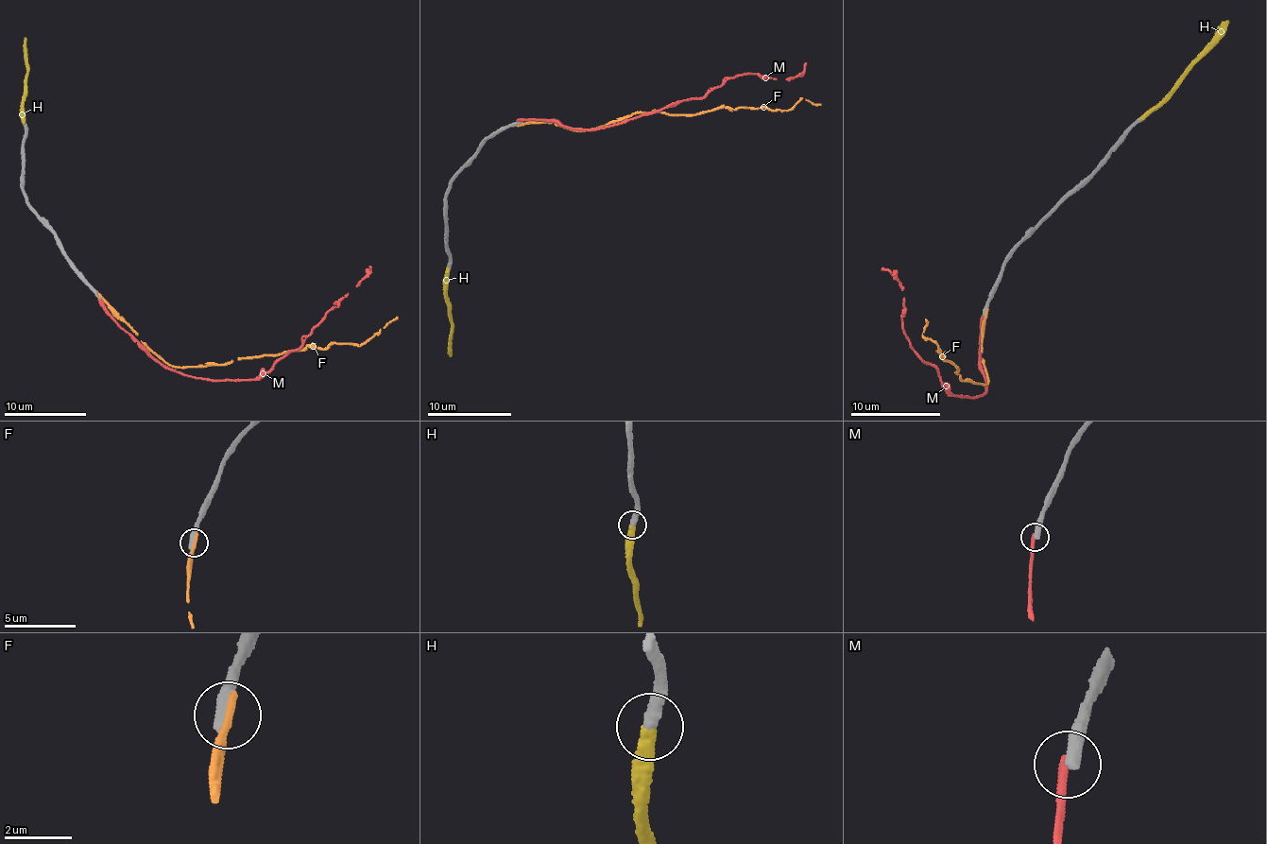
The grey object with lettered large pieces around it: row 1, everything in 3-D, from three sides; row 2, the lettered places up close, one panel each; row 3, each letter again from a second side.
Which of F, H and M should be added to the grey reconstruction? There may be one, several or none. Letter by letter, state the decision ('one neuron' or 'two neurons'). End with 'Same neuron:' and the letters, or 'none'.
F: two neurons
H: one neuron
M: two neurons
Same neuron: H

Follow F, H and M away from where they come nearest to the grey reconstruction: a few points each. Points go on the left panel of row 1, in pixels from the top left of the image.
F: (101, 298), (140, 341), (172, 366), (279, 355), (308, 347), (327, 349), (335, 342), (364, 345), (398, 318)
H: (24, 121), (27, 59), (24, 37)
M: (101, 301), (162, 364), (178, 371), (213, 380), (259, 378), (308, 335), (361, 279), (369, 266)

